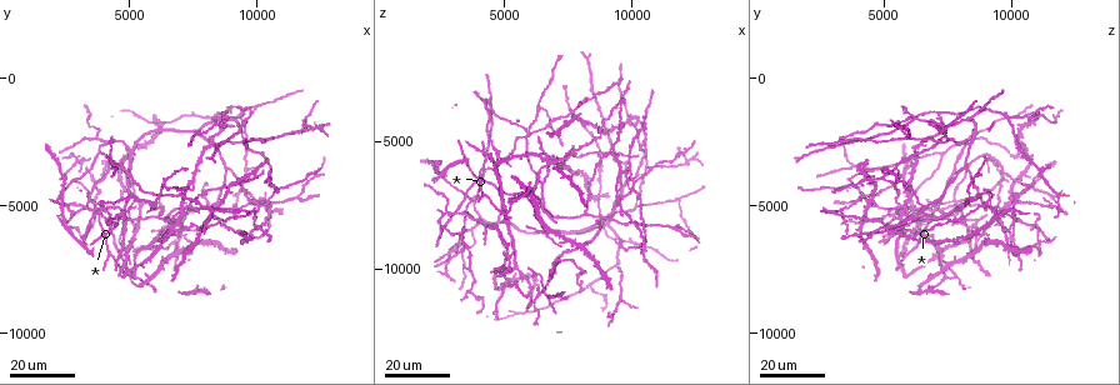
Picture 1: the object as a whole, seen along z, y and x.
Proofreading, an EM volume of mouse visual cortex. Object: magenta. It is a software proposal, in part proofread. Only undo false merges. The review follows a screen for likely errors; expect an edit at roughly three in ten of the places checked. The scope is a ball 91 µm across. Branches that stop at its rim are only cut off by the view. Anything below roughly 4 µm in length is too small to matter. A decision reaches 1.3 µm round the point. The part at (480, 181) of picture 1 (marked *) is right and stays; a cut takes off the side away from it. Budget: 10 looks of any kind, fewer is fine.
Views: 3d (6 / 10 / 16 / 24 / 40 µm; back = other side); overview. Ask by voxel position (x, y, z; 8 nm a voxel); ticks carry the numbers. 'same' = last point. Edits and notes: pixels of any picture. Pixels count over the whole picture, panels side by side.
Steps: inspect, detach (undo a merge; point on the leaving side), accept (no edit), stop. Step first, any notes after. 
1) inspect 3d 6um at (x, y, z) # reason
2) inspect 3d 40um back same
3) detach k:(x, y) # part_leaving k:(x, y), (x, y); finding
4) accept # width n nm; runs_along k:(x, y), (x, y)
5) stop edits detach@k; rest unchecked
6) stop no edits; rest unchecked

inspect 3d 16um at (6200, 4900, 11500) # a narrow waist

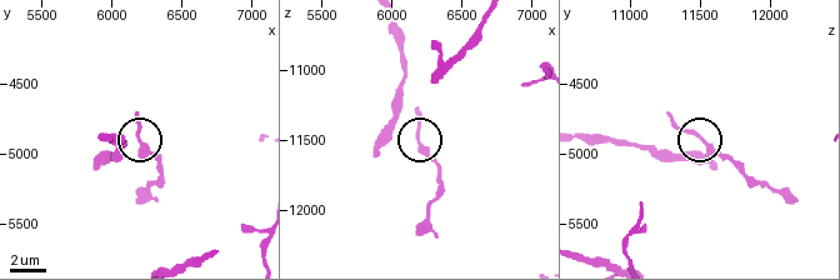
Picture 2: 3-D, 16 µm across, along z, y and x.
inspect 3d 6um at (6200, 4880, 11480) # zoom in

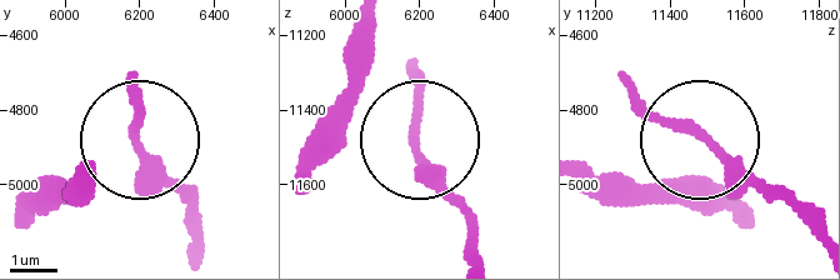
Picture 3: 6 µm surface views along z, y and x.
accept # arms 3; continuous, no second neuron

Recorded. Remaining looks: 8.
inspect 3d 16um at (10100, 5000, 6700) # three-way junction

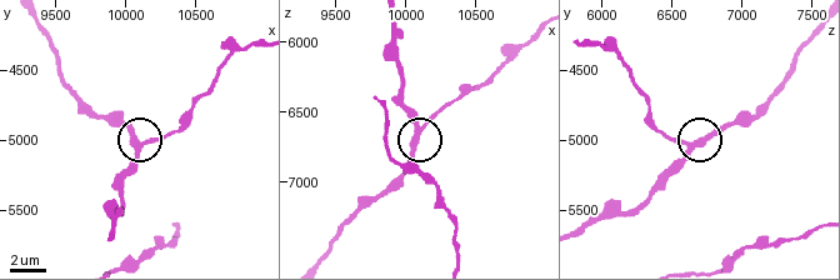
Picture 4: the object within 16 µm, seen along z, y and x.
inspect 3d 6um at (10140, 5020, 6580)

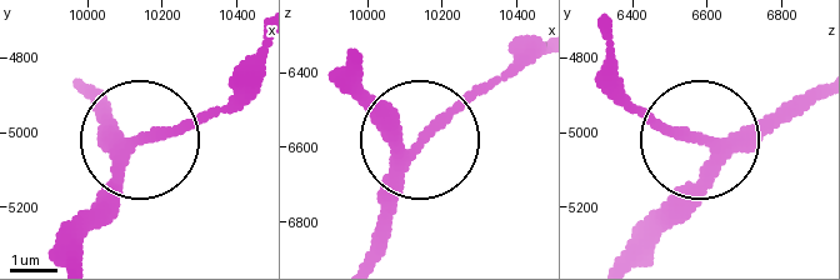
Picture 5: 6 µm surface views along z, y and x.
inspect 3d 6um back at (10130, 5040, 6600)

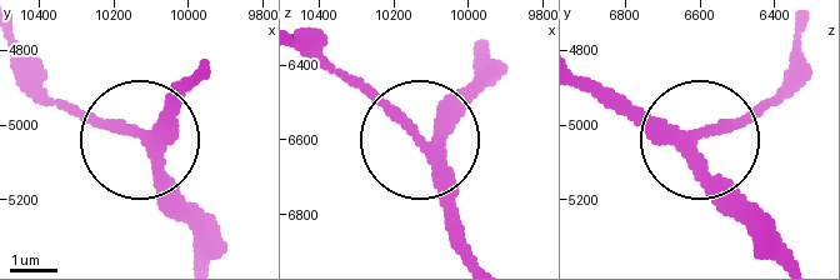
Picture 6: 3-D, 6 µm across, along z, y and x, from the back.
accept # width 250 nm; continuous, no second neuron

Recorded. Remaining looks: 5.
inspect 3d 24um at (11500, 4700, 8300) # a fork

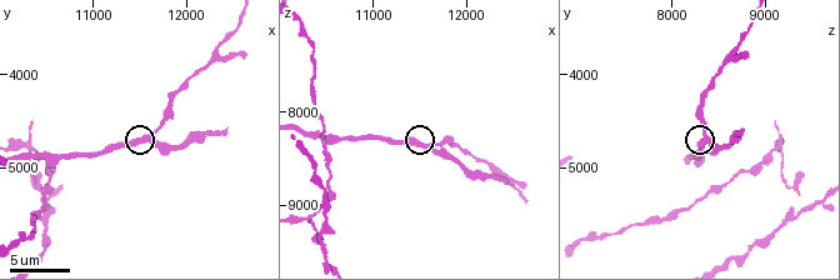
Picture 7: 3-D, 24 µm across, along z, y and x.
inspect 3d 6um at (11600, 4700, 8400)

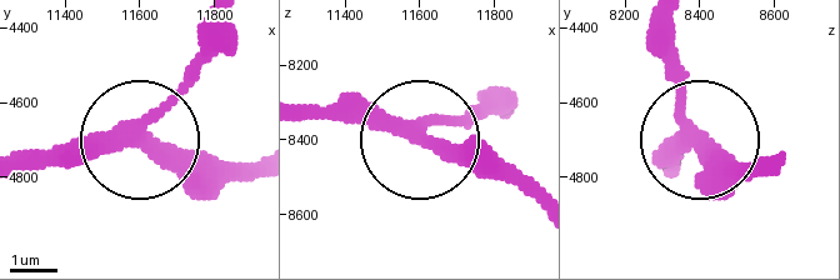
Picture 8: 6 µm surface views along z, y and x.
accept # runs_along 8:(21, 171), (153, 140), (213, 155), (244, 180); continuous, no second neuron

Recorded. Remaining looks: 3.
inspect 3d 24um at (11900, 2100, 7300) # a fork

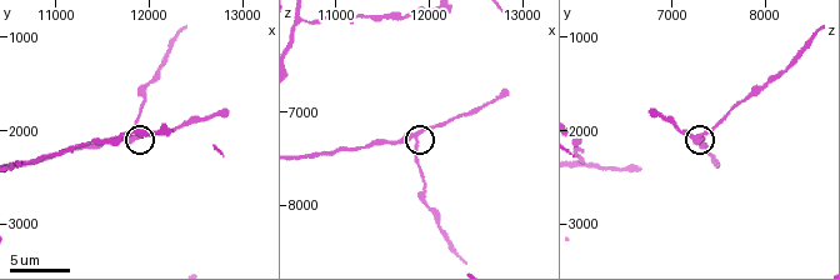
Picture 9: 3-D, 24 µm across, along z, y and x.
inspect 3d 10um at (11850, 2050, 7300)

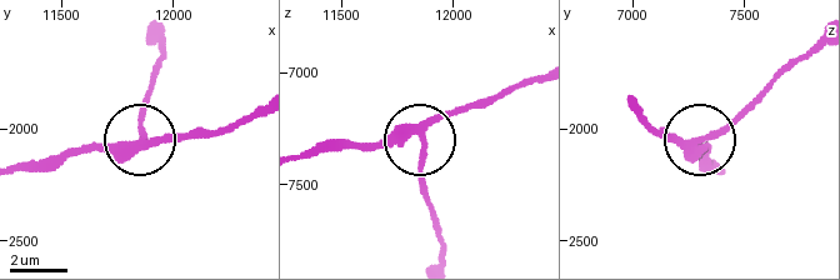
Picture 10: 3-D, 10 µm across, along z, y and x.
accept # arms 3; one neuron here

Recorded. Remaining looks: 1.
stop no edits; rest unchecked

